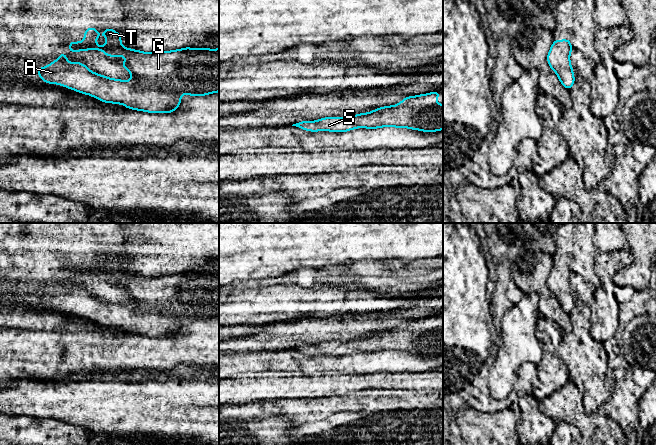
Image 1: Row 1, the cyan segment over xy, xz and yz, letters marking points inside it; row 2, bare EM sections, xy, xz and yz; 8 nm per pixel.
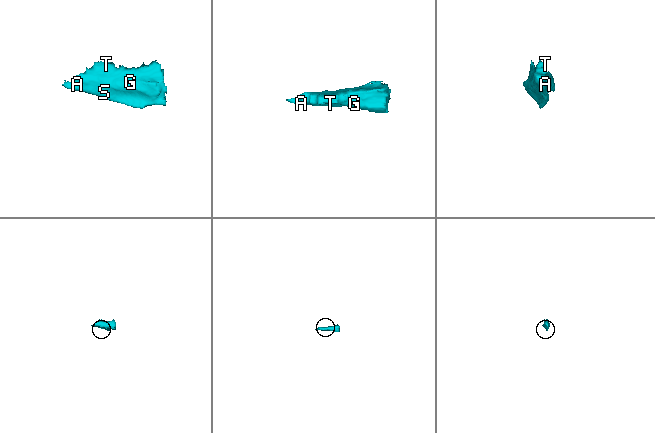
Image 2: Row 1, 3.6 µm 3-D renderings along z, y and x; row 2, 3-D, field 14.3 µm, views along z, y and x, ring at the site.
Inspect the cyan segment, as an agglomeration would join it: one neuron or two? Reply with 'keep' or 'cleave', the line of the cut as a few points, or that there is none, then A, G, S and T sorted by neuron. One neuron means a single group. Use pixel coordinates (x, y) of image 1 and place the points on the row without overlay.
keep; no cut; A G S T

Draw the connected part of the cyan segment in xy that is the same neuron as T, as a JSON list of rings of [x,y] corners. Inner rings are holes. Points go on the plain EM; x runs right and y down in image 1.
[[[94,251],[86,252],[82,266],[69,267],[69,275],[78,276],[86,274],[98,274],[107,281],[125,280],[126,285],[120,288],[129,295],[132,300],[130,305],[113,303],[93,295],[78,285],[69,287],[67,279],[59,276],[59,282],[46,291],[37,292],[37,298],[41,304],[48,308],[58,308],[86,319],[97,322],[104,327],[122,328],[126,332],[149,337],[171,337],[181,327],[181,320],[185,317],[190,320],[205,320],[219,316],[219,272],[182,272],[172,275],[143,276],[129,273],[121,269],[122,259],[112,252],[98,259]],[[101,260],[107,261],[104,270],[98,270],[95,263]]]

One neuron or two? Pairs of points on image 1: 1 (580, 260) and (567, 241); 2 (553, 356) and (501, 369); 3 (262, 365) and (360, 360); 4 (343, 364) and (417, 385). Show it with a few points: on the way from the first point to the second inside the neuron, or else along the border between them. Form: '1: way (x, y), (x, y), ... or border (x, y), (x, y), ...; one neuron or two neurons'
1: border (574, 233), (572, 260), (569, 263); two neurons
2: border (541, 346), (542, 358), (536, 364); two neurons
3: way (286, 362), (336, 362); one neuron
4: border (349, 372), (397, 372); two neurons

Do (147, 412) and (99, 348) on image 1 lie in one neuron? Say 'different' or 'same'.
different

